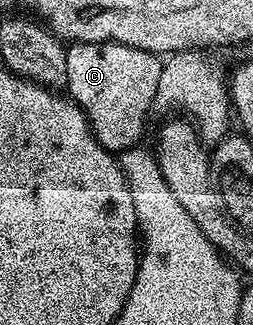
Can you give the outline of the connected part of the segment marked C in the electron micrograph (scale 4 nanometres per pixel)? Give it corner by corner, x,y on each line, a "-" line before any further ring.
81,42
67,47
66,92
71,101
85,112
92,135
105,150
117,155
132,150
138,144
136,142
145,131
147,115
154,108
163,64
160,56
117,42

